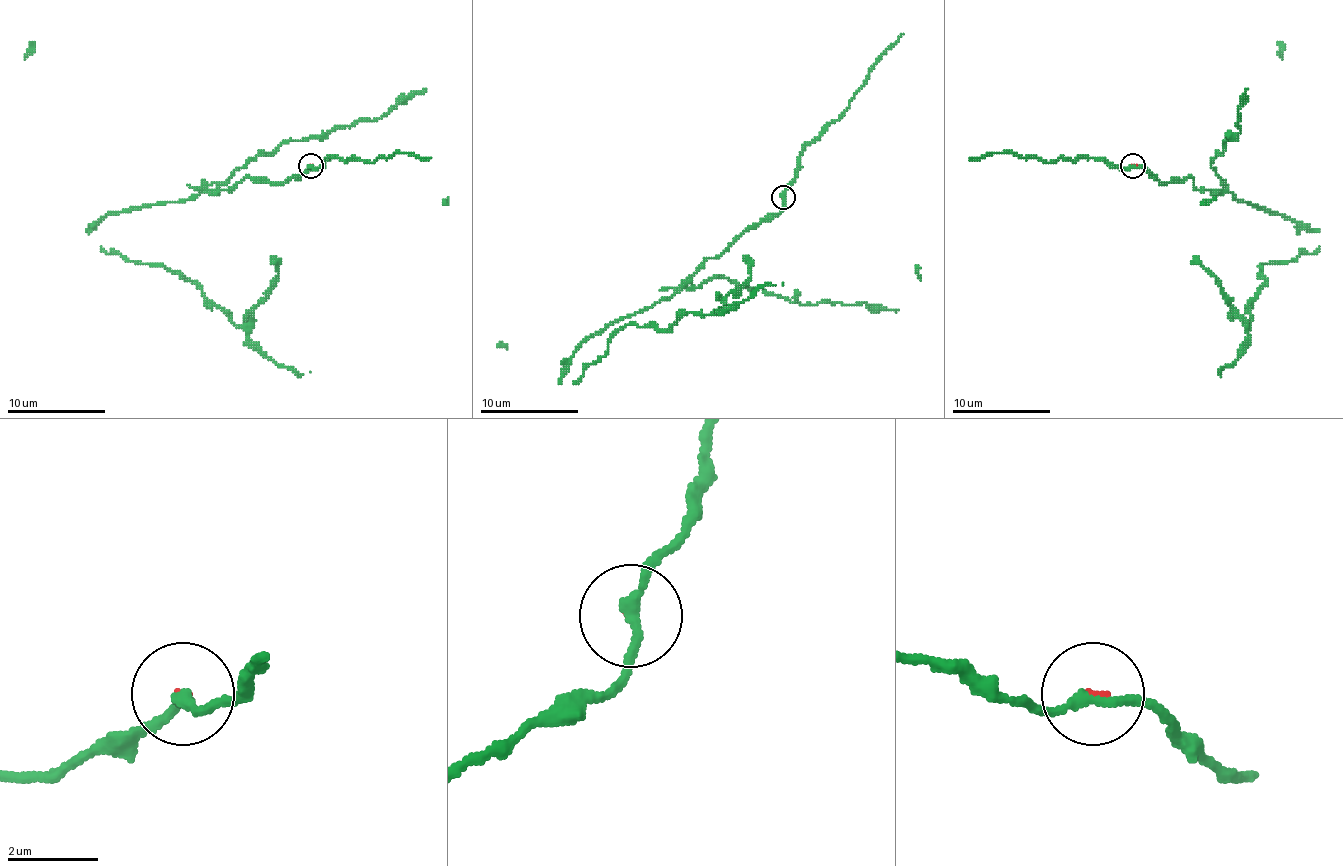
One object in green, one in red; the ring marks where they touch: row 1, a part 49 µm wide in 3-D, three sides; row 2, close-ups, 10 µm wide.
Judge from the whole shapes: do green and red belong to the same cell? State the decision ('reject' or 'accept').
reject

